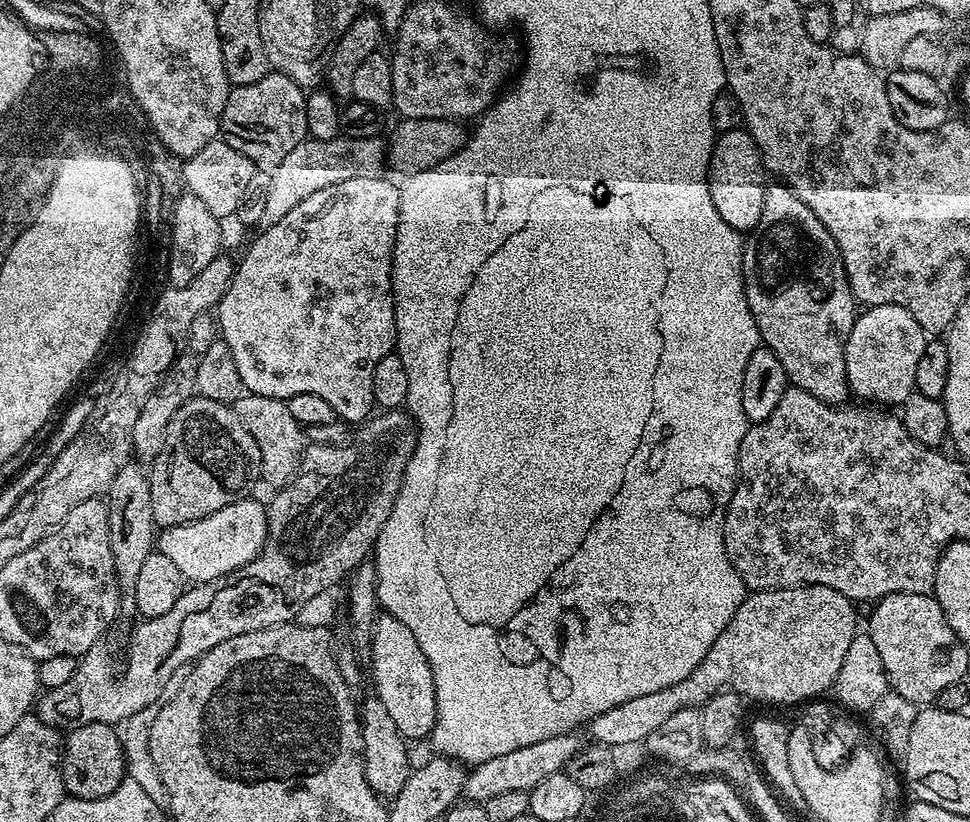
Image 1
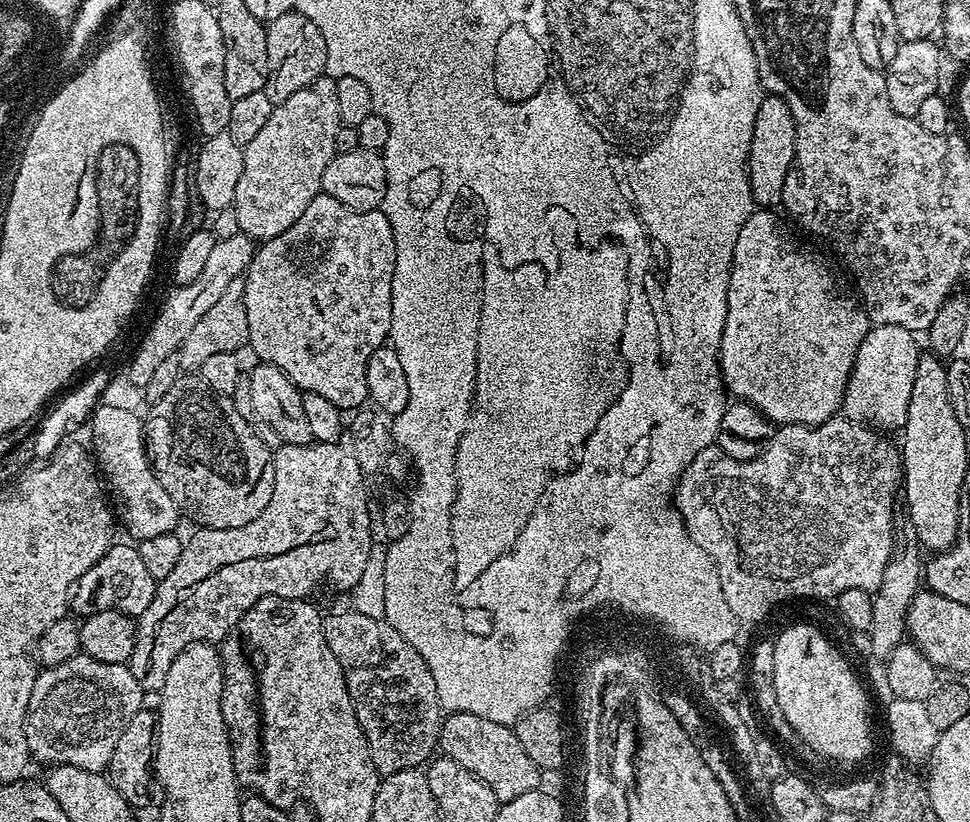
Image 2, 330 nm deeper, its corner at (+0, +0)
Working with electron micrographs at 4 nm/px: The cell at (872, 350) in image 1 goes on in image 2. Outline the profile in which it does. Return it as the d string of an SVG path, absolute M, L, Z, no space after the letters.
M893 324L873 325L869 329L859 346L844 391L841 411L845 419L884 432L903 429L909 414L915 371L922 355L916 340L915 333Z

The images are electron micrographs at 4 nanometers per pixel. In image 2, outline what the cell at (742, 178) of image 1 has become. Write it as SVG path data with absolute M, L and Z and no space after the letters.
M765 95L760 101L758 114L754 118L754 134L750 138L750 150L748 151L750 190L753 201L761 209L772 210L781 203L782 186L786 186L786 174L790 174L795 149L796 127L794 118L790 114L790 106L786 106L782 98Z

